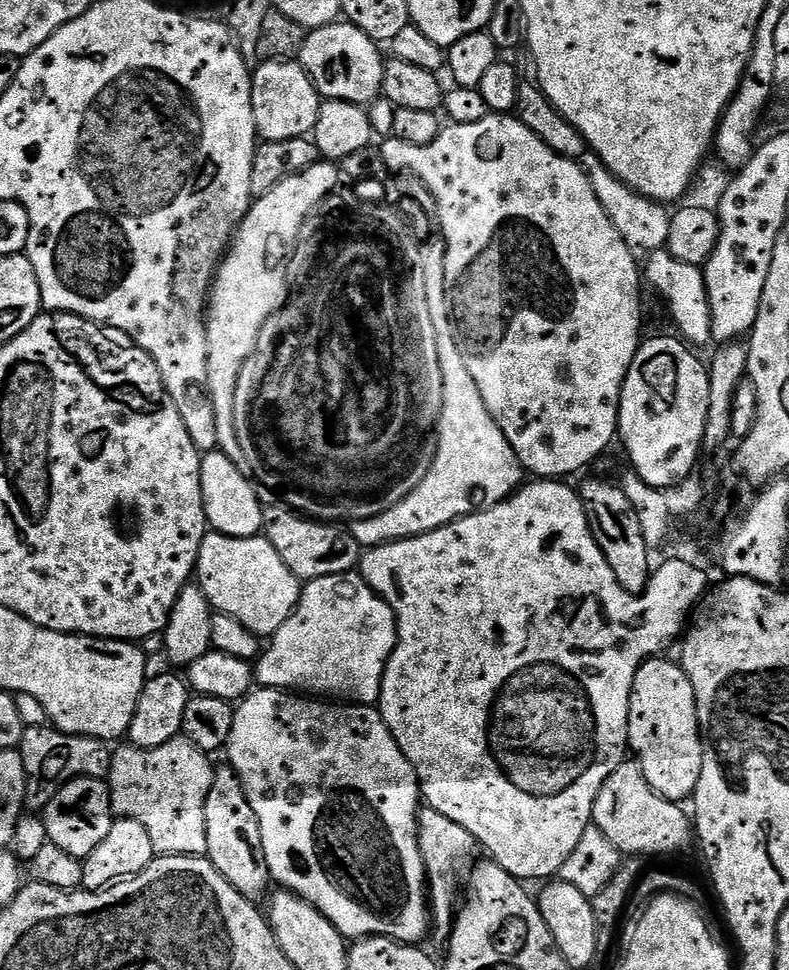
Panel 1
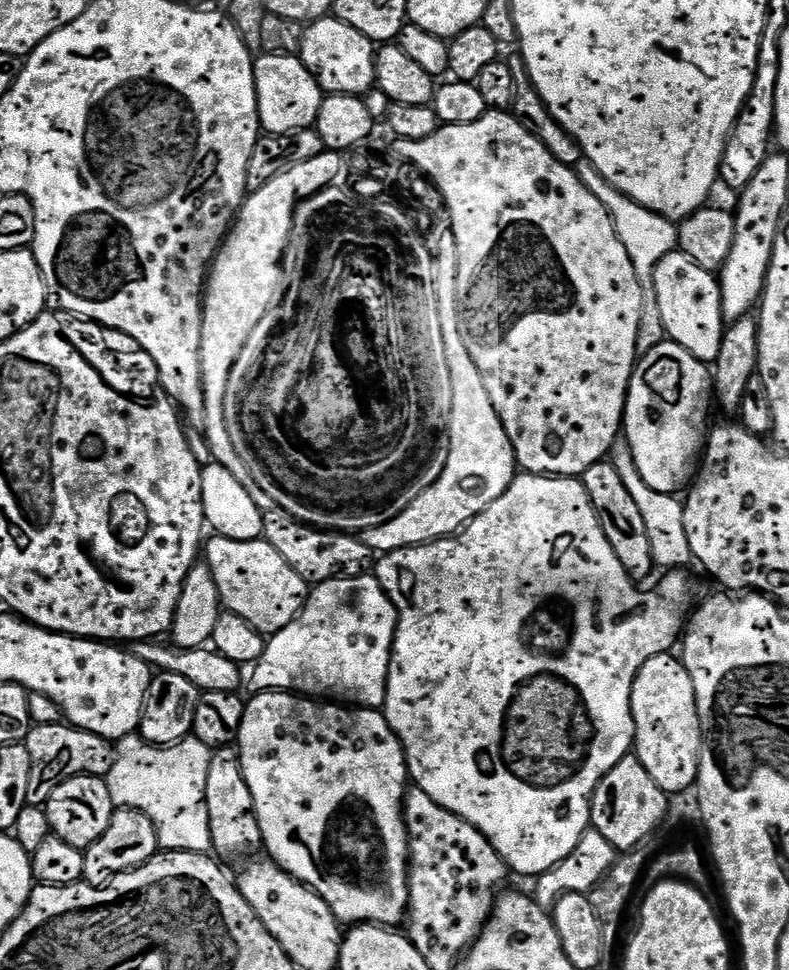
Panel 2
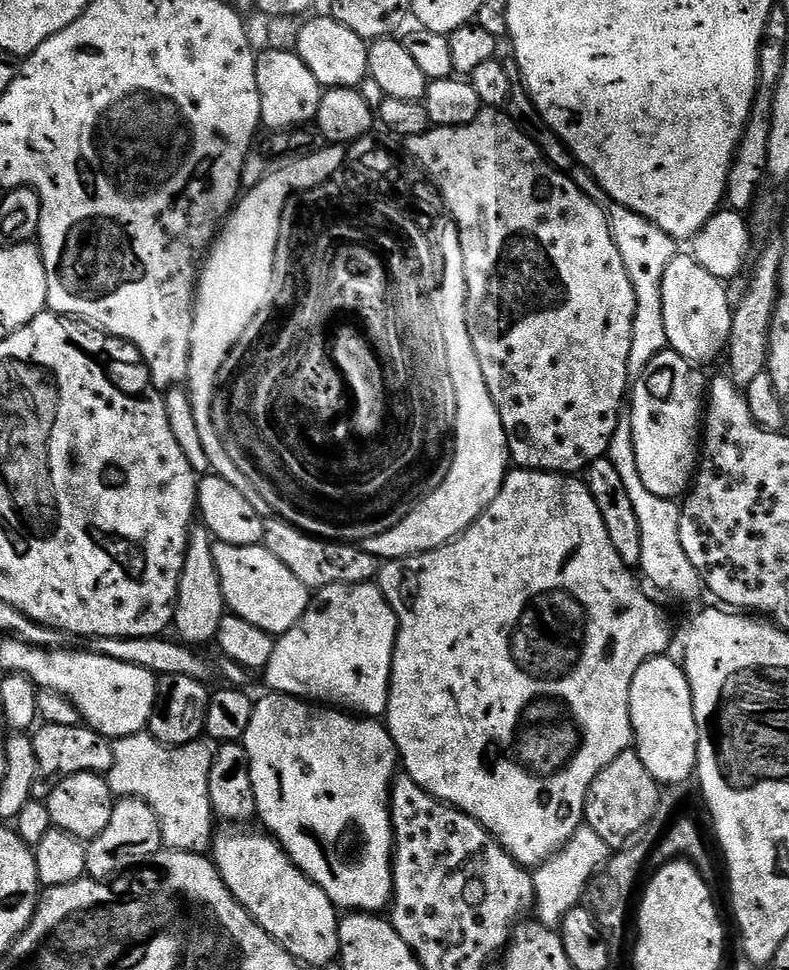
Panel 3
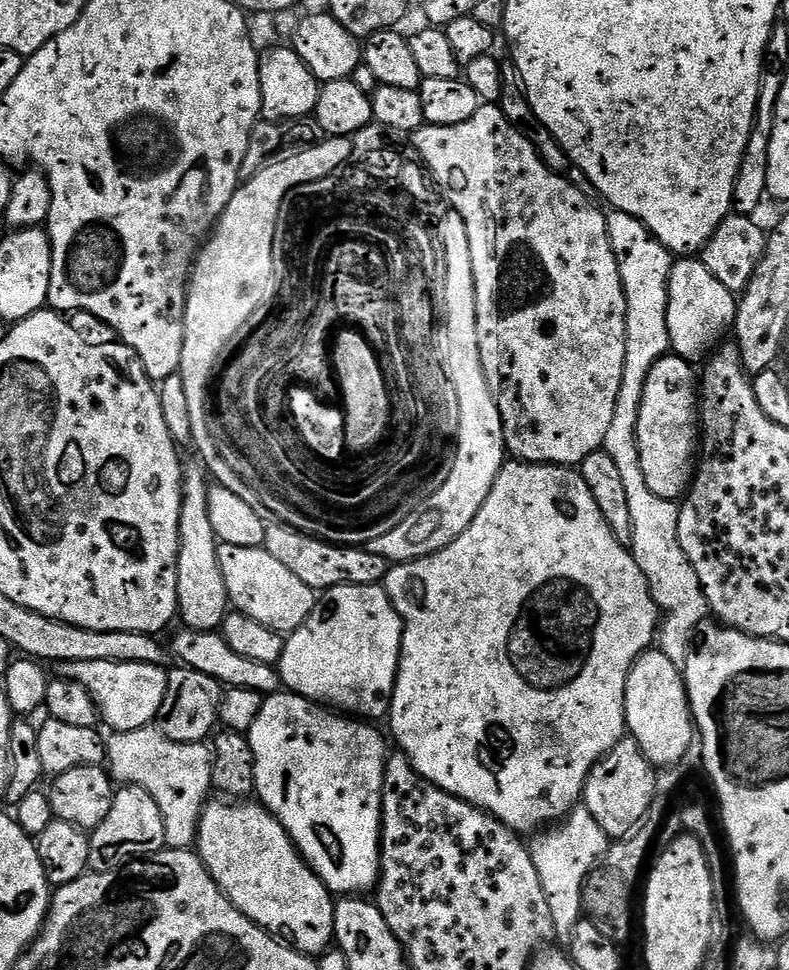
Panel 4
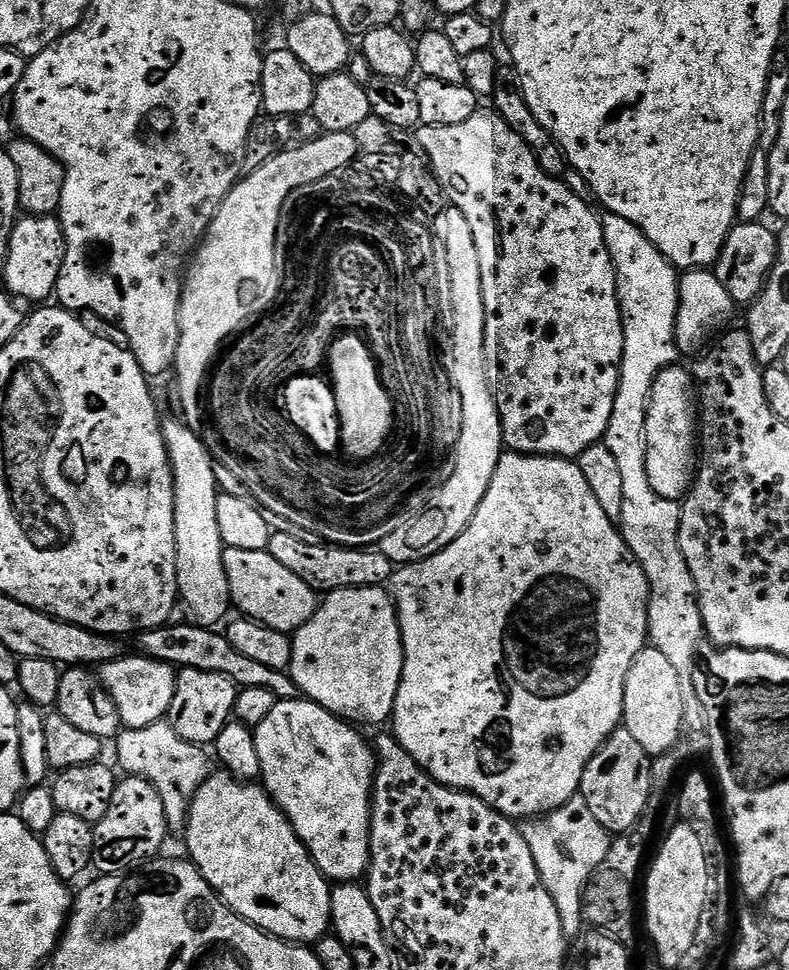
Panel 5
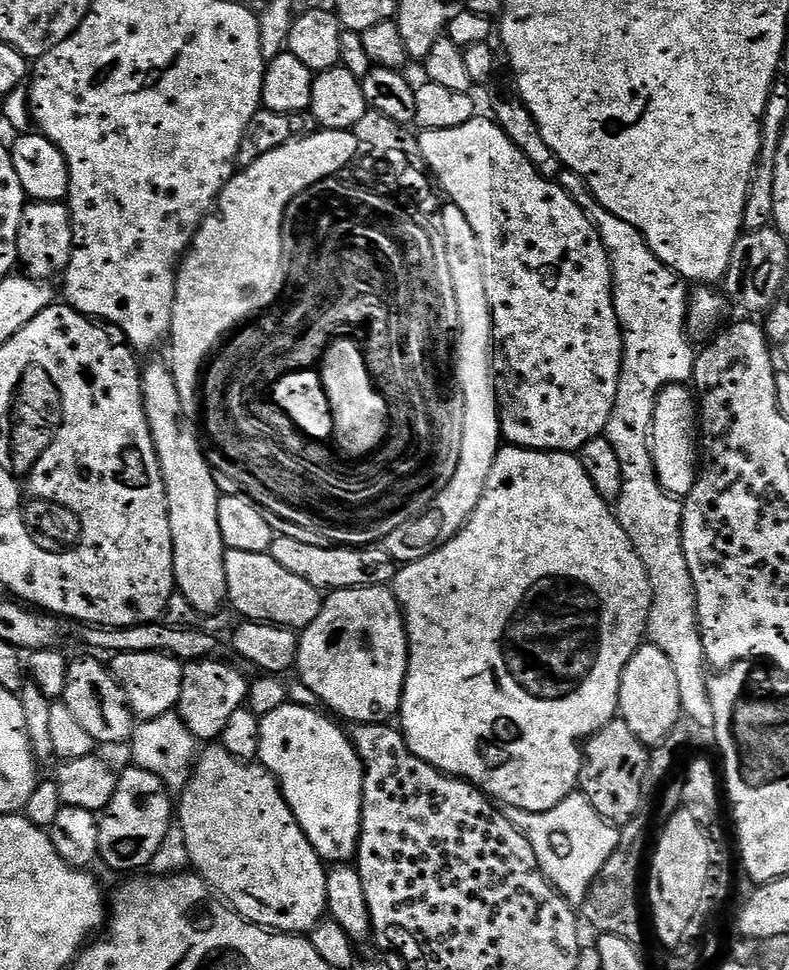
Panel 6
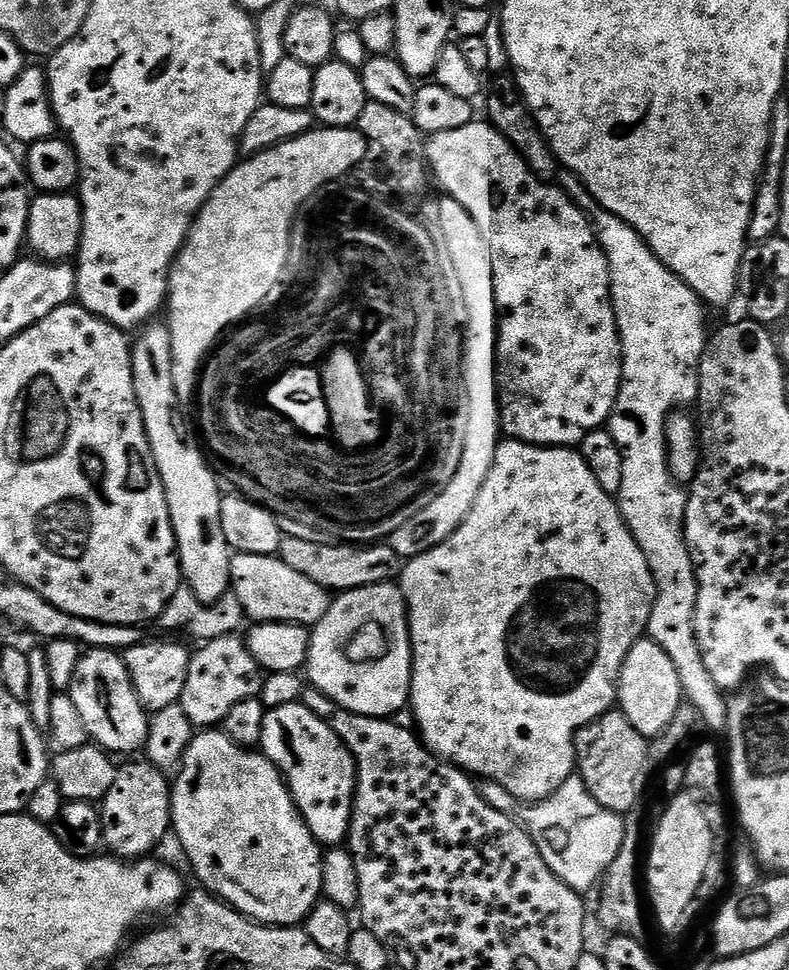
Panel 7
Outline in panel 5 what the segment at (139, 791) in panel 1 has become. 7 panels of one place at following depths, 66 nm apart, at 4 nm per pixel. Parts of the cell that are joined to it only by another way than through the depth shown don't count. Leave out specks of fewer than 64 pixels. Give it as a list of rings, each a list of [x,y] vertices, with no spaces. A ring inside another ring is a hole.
[[[166,722],[145,728],[124,728],[115,737],[114,743],[116,760],[125,768],[123,771],[150,782],[150,786],[158,790],[158,798],[162,798],[162,810],[166,810],[169,829],[173,833],[183,833],[194,794],[210,775],[208,756],[204,753],[207,751],[201,745],[186,742],[186,738],[178,738],[178,734]]]

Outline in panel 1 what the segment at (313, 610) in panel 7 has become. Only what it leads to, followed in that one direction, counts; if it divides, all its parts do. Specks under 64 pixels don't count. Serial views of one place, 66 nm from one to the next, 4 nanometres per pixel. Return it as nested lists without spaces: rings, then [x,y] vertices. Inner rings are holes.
[[[209,531],[200,547],[200,556],[196,559],[195,575],[198,577],[199,588],[206,594],[216,612],[238,618],[238,622],[242,622],[246,630],[261,638],[275,636],[276,631],[292,617],[292,613],[300,605],[301,580],[288,569],[282,558],[278,558],[278,550],[274,550],[274,546],[270,546],[263,535],[234,538],[223,536],[221,532]]]

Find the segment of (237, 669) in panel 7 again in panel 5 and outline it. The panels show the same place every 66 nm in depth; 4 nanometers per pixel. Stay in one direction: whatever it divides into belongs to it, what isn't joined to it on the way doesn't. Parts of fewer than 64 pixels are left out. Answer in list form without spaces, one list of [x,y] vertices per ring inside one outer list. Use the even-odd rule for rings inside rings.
[[[180,668],[176,674],[174,702],[170,702],[166,723],[175,730],[178,738],[186,738],[186,742],[201,746],[215,745],[218,734],[222,734],[222,726],[233,719],[237,691],[238,685],[224,673]]]

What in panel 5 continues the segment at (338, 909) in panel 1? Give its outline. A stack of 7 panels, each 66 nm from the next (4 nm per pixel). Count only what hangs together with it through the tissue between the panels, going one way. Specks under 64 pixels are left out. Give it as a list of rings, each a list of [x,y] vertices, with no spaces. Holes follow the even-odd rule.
[[[307,698],[293,700],[277,699],[274,710],[270,710],[270,714],[266,714],[264,721],[254,731],[256,733],[256,745],[258,746],[258,762],[260,763],[262,786],[268,791],[274,803],[284,812],[284,817],[292,823],[292,829],[298,834],[300,841],[308,847],[308,852],[312,855],[312,860],[318,866],[320,873],[328,877],[329,881],[332,882],[359,881],[367,873],[368,861],[370,859],[368,831],[372,821],[372,782],[376,779],[376,765],[378,763],[373,745],[369,741],[367,744],[356,733],[359,731],[349,721],[341,720],[333,712],[326,711],[322,705],[315,704],[313,700]]]

